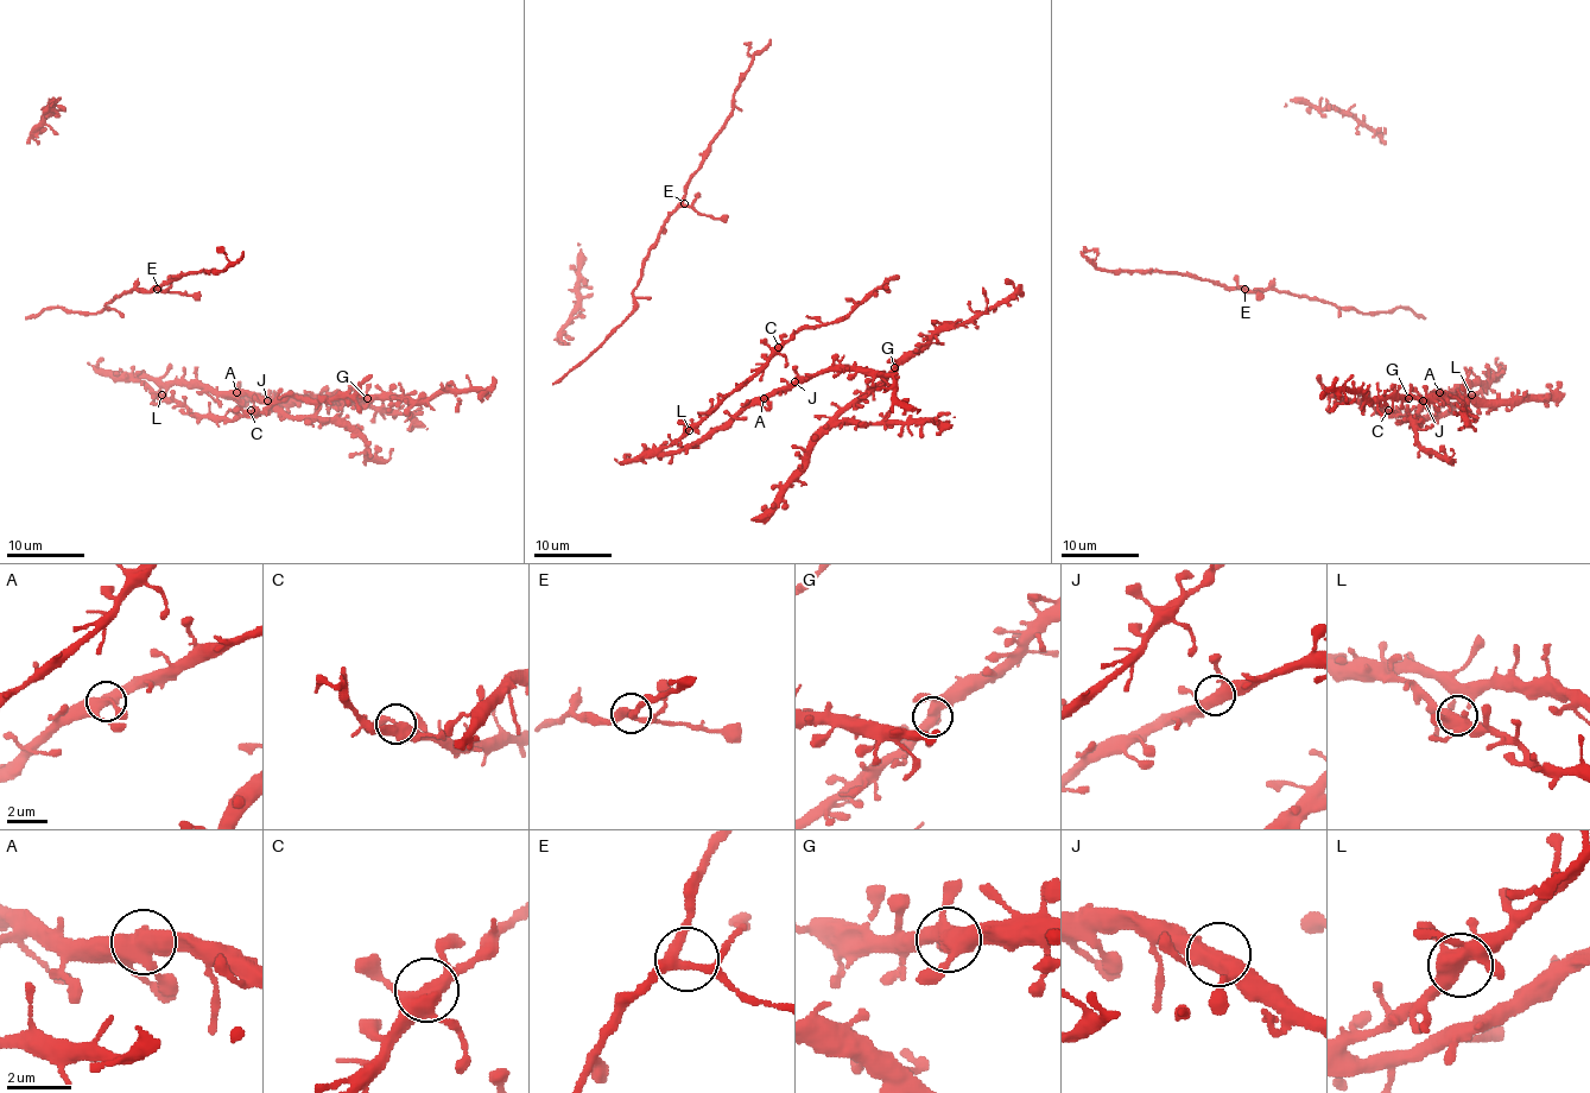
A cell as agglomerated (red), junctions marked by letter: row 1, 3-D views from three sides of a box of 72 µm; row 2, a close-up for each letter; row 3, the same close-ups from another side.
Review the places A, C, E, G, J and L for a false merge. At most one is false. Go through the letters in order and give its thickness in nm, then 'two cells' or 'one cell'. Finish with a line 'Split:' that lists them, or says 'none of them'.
A: calibre 480 nm; one cell
C: calibre 480 nm; one cell
E: calibre 280 nm; one cell
G: calibre 440 nm; one cell
J: calibre 420 nm; one cell
L: calibre 460 nm; one cell
Split: none of them

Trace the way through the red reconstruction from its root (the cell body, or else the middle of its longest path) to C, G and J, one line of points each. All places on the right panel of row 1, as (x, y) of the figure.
C: (1500, 361), (1503, 366), (1477, 392), (1454, 403), (1442, 414), (1407, 419), (1388, 410)
G: (1500, 361), (1503, 366), (1487, 383), (1437, 392), (1411, 418), (1420, 419), (1429, 404), (1410, 398)
J: (1500, 361), (1503, 366), (1487, 383), (1463, 383), (1448, 392), (1432, 392), (1423, 400)

